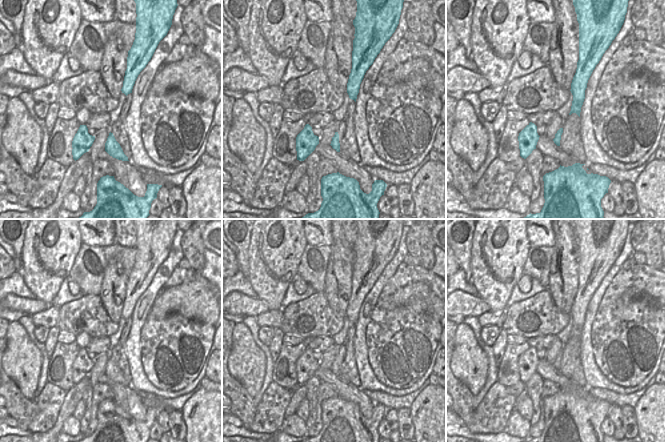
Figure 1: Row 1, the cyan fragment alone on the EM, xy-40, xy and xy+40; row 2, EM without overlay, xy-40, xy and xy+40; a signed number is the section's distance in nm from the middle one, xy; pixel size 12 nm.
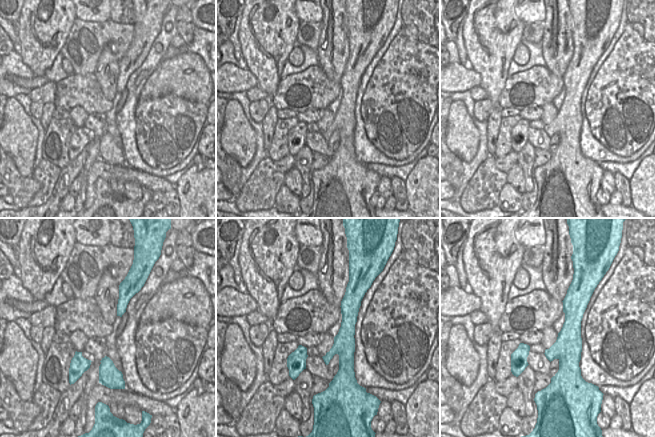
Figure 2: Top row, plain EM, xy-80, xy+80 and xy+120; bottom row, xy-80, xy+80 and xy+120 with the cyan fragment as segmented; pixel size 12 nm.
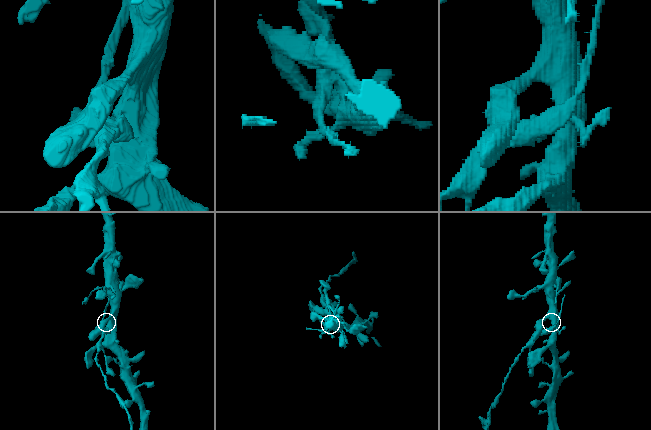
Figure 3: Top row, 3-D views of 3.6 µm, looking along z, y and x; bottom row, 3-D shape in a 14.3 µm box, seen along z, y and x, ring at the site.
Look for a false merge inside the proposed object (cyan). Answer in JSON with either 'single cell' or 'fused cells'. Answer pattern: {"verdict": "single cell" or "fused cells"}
{"verdict": "fused cells"}

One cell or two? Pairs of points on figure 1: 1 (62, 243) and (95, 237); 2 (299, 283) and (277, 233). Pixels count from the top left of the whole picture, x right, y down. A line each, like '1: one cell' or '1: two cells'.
1: two cells
2: two cells

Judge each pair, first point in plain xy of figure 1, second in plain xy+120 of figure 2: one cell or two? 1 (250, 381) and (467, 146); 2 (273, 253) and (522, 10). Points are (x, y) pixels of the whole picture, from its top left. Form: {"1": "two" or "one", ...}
{"1": "one", "2": "two"}

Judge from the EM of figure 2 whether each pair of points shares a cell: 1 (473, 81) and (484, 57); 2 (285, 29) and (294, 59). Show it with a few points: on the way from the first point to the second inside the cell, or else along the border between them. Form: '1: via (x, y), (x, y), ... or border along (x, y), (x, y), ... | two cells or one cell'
1: border along (467, 65), (479, 75), (480, 85) | two cells
2: border along (296, 44), (286, 59) | two cells

